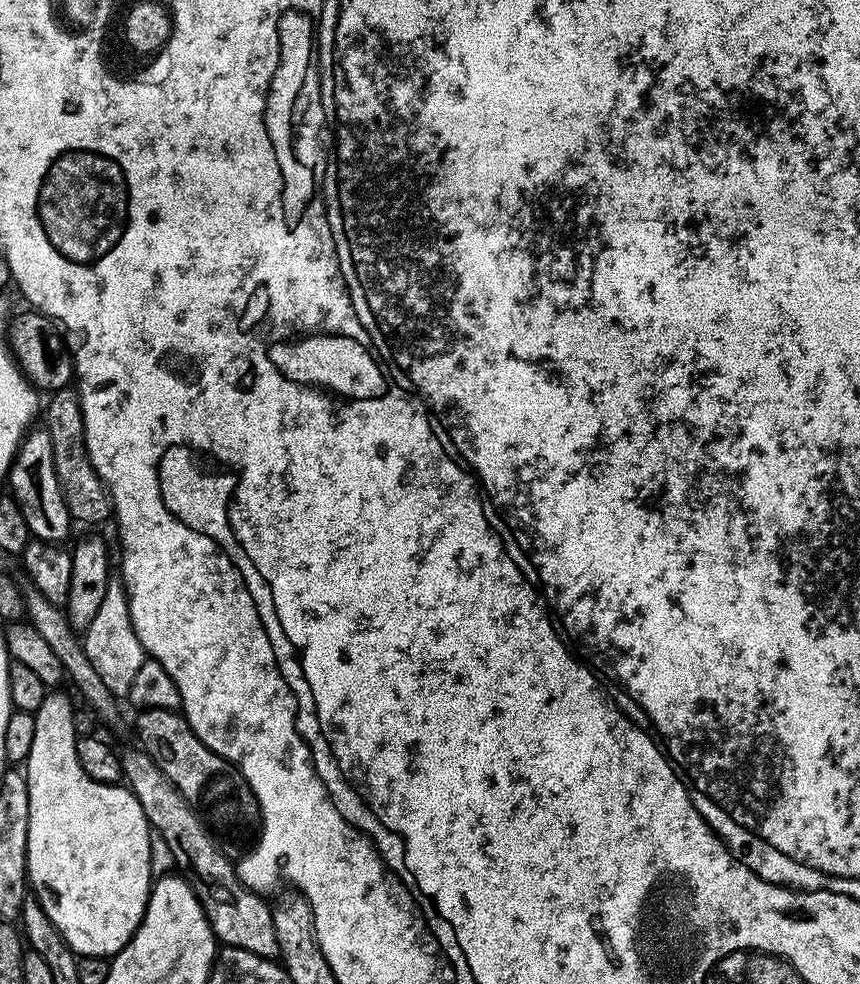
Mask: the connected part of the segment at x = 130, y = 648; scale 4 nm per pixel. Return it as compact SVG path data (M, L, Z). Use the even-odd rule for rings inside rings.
M113 578L108 581L102 607L99 608L98 614L94 614L90 626L83 629L82 643L90 662L94 662L94 670L98 670L102 682L106 682L106 690L110 690L117 698L127 697L130 682L134 682L134 674L138 674L146 653L142 642L138 642L138 634L134 634L134 626L130 622L128 592L124 588L123 580Z

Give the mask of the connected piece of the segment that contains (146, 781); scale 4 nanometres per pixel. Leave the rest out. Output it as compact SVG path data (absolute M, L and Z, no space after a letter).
M133 746L128 753L125 751L120 757L120 765L124 771L123 783L138 798L138 806L142 806L151 831L166 838L174 853L176 868L195 888L196 897L204 908L206 918L212 923L212 933L216 935L217 941L229 948L250 950L250 954L275 957L280 947L270 904L264 901L267 899L261 893L251 892L236 877L233 861L228 861L220 853L220 848L216 845L217 837L210 831L200 813L189 806L186 798L182 798L170 778L166 778L166 774L162 774L162 770L154 766L143 748Z

